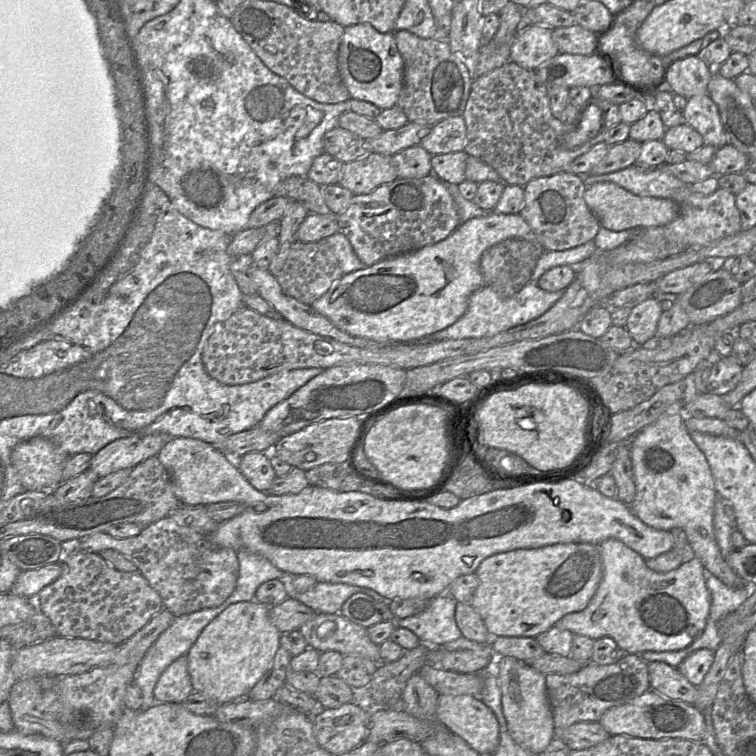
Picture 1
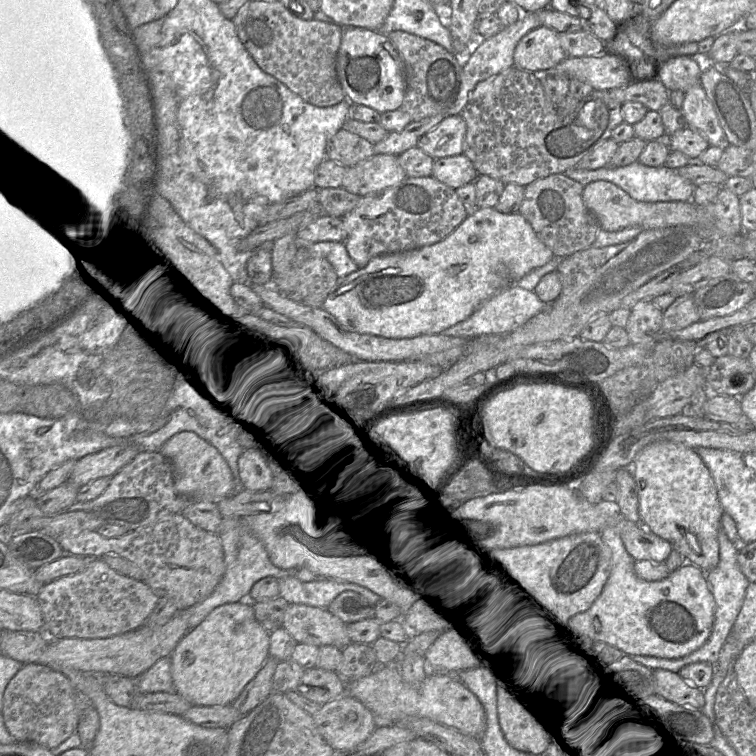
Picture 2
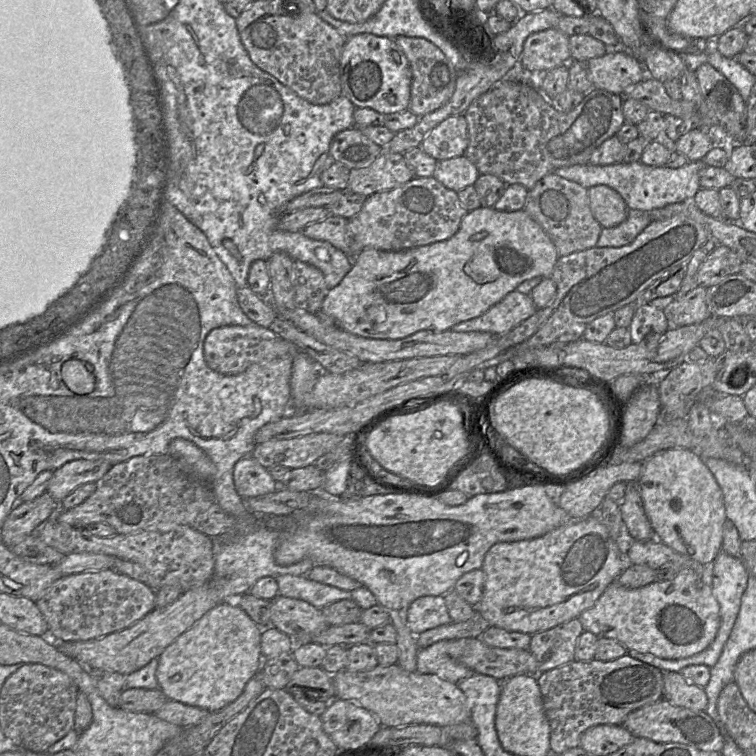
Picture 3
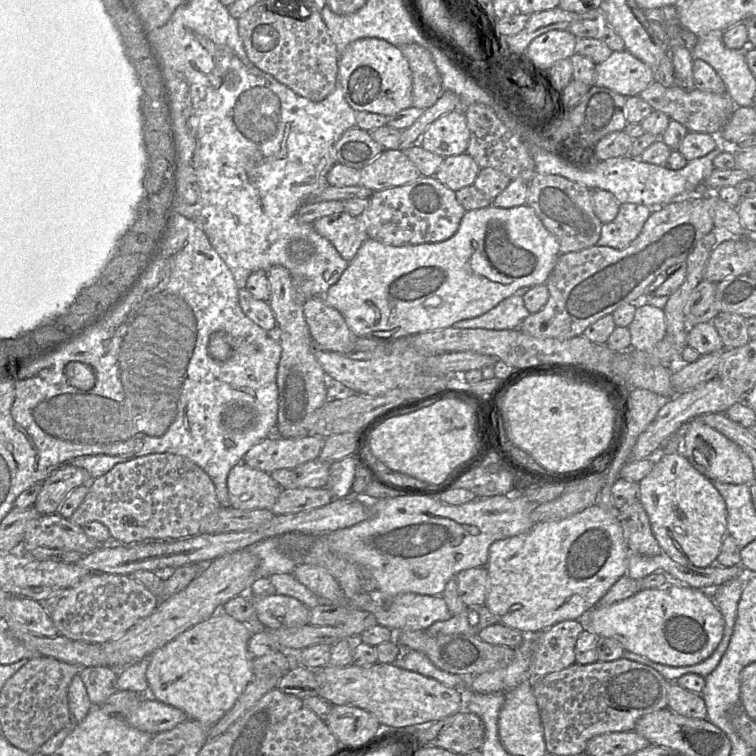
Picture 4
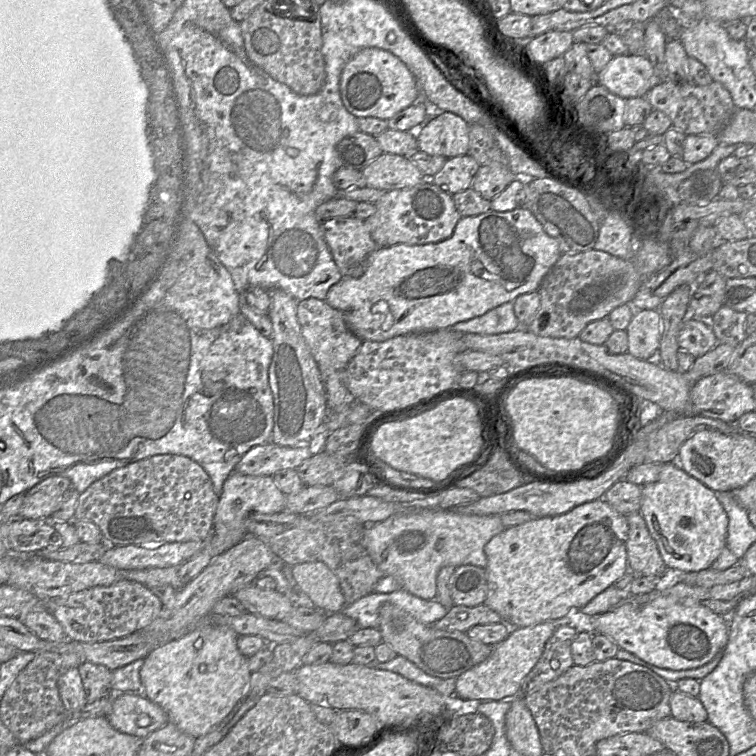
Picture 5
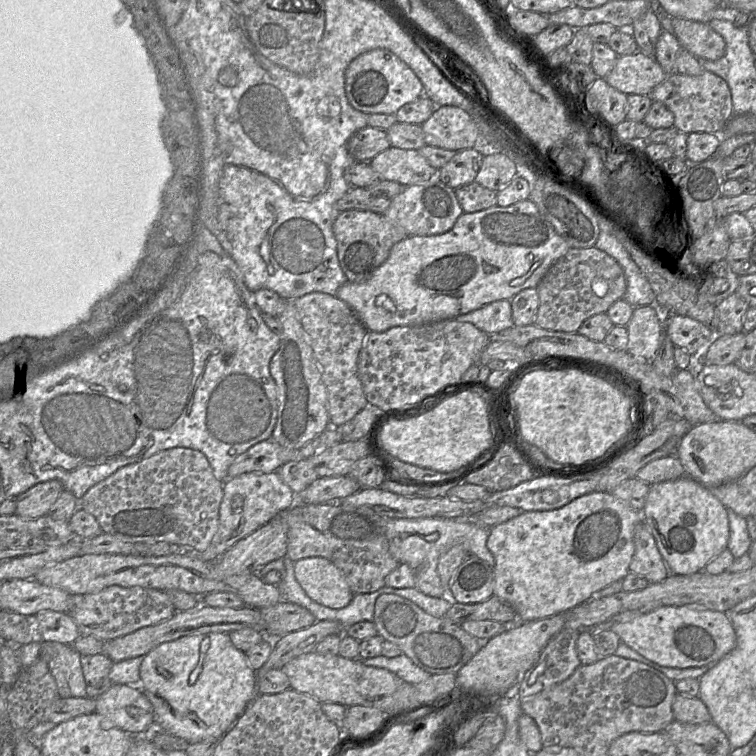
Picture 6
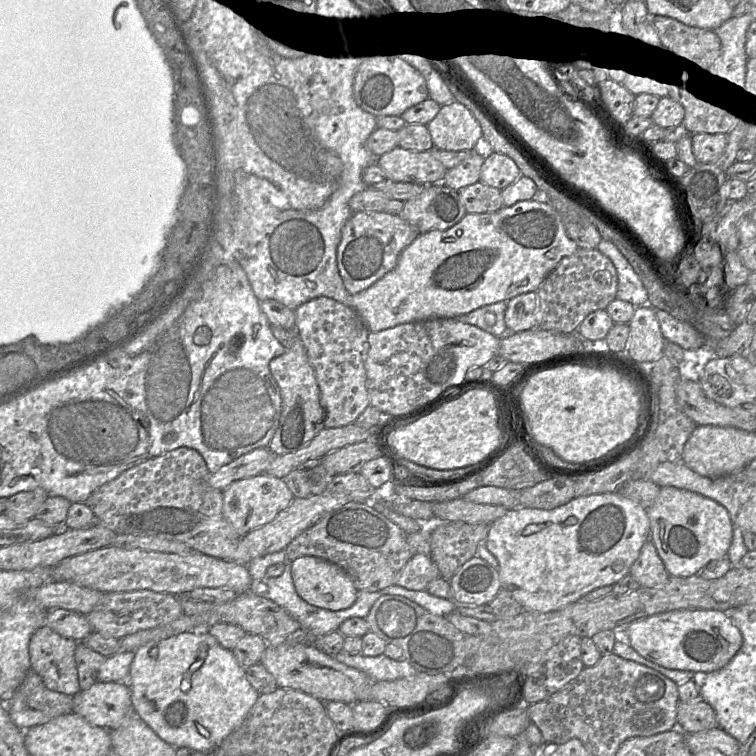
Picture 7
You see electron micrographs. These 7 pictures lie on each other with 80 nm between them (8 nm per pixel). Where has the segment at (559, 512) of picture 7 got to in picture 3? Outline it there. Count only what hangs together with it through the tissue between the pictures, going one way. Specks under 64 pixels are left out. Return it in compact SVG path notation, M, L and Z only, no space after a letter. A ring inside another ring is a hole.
M594 515L558 527L538 538L516 542L499 542L486 553L482 570L485 574L484 590L476 610L490 626L509 632L534 635L570 620L593 607L605 589L622 573L626 564L628 541L618 545L608 529Z

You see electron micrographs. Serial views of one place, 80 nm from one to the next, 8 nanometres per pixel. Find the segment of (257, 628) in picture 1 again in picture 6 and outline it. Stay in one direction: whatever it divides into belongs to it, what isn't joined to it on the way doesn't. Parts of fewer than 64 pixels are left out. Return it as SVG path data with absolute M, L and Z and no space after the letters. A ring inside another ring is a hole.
M224 632L183 636L176 640L164 642L158 645L146 655L144 655L143 661L140 665L139 687L153 705L154 726L174 736L186 740L189 744L202 741L219 741L235 724L247 706L255 699L255 697L260 695L257 694L256 689L256 671L250 667L245 653L237 649L231 642L229 634Z

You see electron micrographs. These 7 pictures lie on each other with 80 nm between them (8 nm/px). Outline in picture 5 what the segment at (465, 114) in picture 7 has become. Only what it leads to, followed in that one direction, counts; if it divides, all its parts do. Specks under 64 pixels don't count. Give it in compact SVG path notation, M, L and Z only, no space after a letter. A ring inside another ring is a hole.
M427 102L427 121L416 131L418 149L447 159L469 150L469 124L459 115L438 111Z

